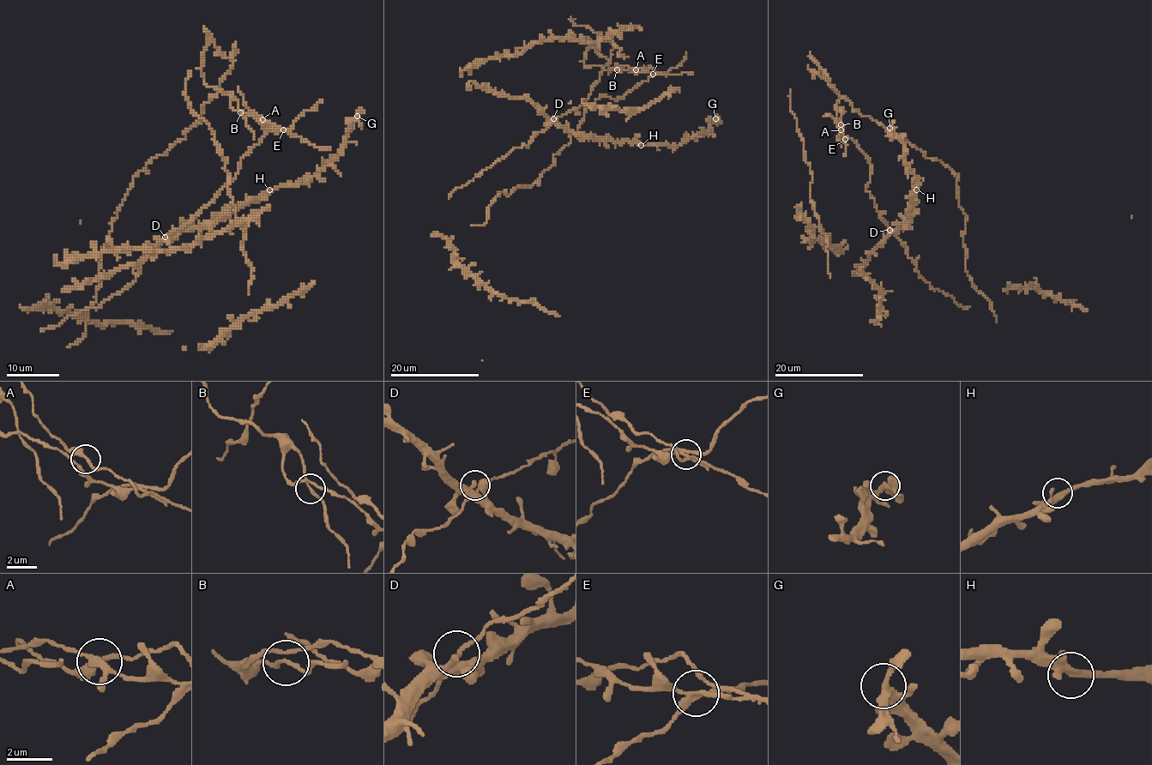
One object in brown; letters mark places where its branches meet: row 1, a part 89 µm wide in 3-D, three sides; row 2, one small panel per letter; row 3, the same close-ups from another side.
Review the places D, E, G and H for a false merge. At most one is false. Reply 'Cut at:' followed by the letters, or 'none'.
Cut at: E

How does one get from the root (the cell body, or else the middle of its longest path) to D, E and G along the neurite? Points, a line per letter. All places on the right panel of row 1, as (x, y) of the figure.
D: (870, 177), (866, 189), (874, 198), (876, 209), (889, 230)
E: (870, 177), (871, 171), (870, 159), (853, 139), (845, 139)
G: (870, 177), (866, 189), (882, 219), (895, 231), (909, 216), (916, 177), (905, 159), (904, 142), (889, 128)

